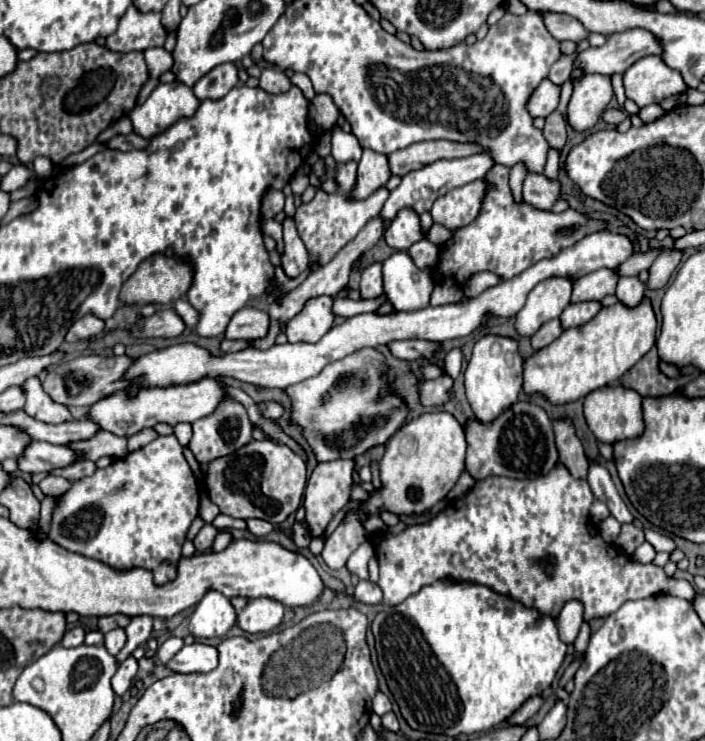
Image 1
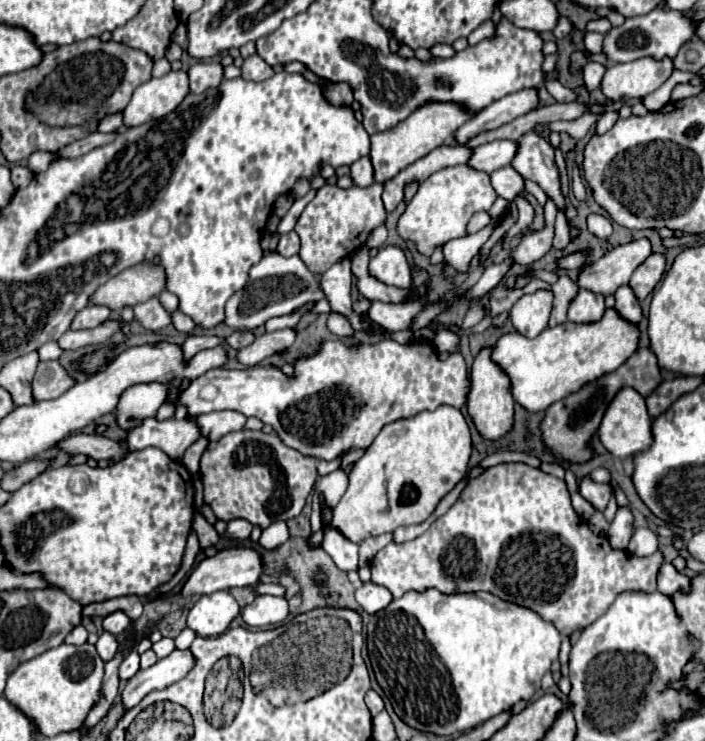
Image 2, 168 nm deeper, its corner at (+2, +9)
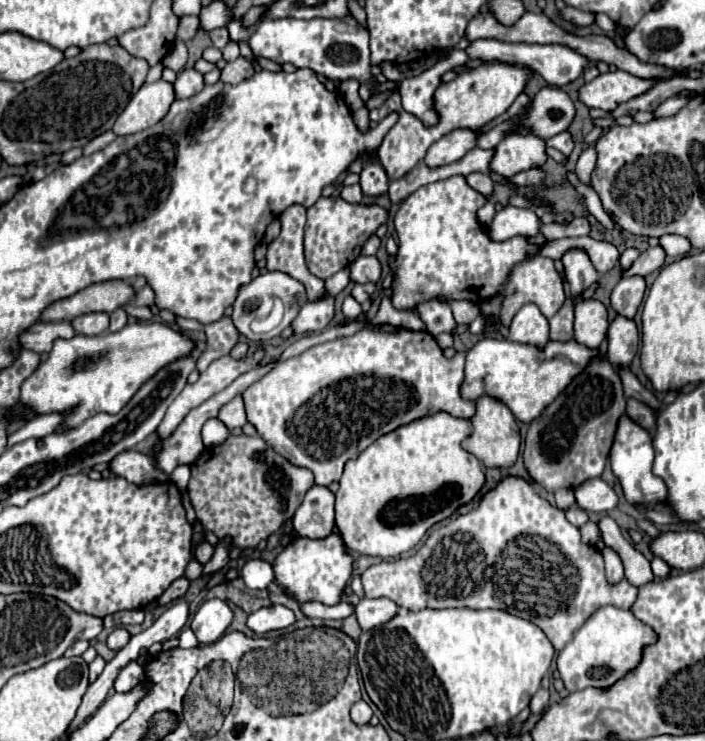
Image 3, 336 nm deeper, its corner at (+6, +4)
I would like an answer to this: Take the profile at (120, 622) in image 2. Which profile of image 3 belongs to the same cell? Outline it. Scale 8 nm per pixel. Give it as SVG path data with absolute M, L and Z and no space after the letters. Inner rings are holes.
M117 627L117 629L109 635L109 639L107 639L107 647L117 653L117 651L121 651L121 649L129 643L129 639L131 639L129 631L123 629L123 627Z

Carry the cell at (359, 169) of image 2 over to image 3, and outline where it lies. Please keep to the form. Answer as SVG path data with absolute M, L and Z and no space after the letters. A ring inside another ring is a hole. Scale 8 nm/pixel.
M369 161L365 165L365 169L361 171L359 185L361 185L361 189L363 189L365 195L379 197L379 195L387 193L387 189L389 189L389 177L387 177L385 169L379 163Z

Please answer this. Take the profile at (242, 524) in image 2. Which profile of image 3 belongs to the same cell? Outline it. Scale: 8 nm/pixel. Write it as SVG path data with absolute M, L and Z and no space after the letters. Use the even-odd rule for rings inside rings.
M221 539L219 545L215 547L211 561L203 567L203 577L209 577L209 575L221 571L229 563L229 549L231 549L231 539Z

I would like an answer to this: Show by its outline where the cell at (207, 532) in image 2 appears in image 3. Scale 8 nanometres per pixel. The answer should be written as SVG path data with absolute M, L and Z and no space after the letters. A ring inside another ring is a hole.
M199 543L197 547L195 547L195 559L201 563L201 565L205 565L209 559L211 559L211 555L213 555L213 545L211 543Z

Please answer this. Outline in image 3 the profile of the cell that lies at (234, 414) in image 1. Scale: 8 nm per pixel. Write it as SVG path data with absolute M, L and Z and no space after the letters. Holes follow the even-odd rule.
M237 395L233 401L229 401L227 405L223 405L217 417L227 425L227 429L243 427L243 425L247 423L247 413L245 413L243 397L241 397L241 395Z

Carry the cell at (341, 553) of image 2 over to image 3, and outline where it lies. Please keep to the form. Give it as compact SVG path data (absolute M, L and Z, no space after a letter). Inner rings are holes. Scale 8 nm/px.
M311 487L293 515L293 529L301 537L327 537L335 523L335 495L327 487Z

